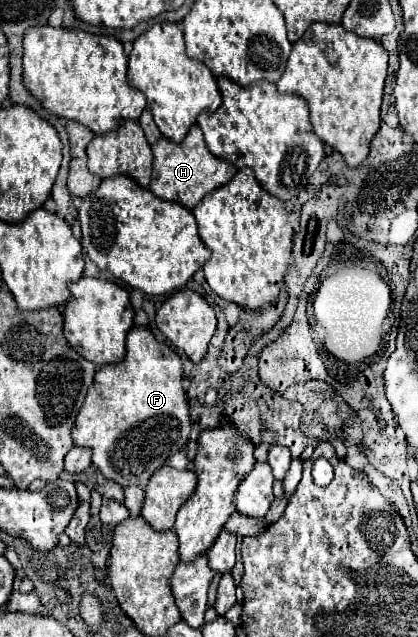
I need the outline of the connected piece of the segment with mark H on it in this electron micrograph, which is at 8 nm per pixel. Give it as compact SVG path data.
M198 124L190 128L190 132L180 144L170 142L168 138L160 138L156 144L152 144L152 154L154 154L154 168L152 168L150 192L162 200L180 202L188 210L192 210L206 194L230 182L230 178L234 178L236 174L234 166L222 162L220 158L214 158L208 152Z

